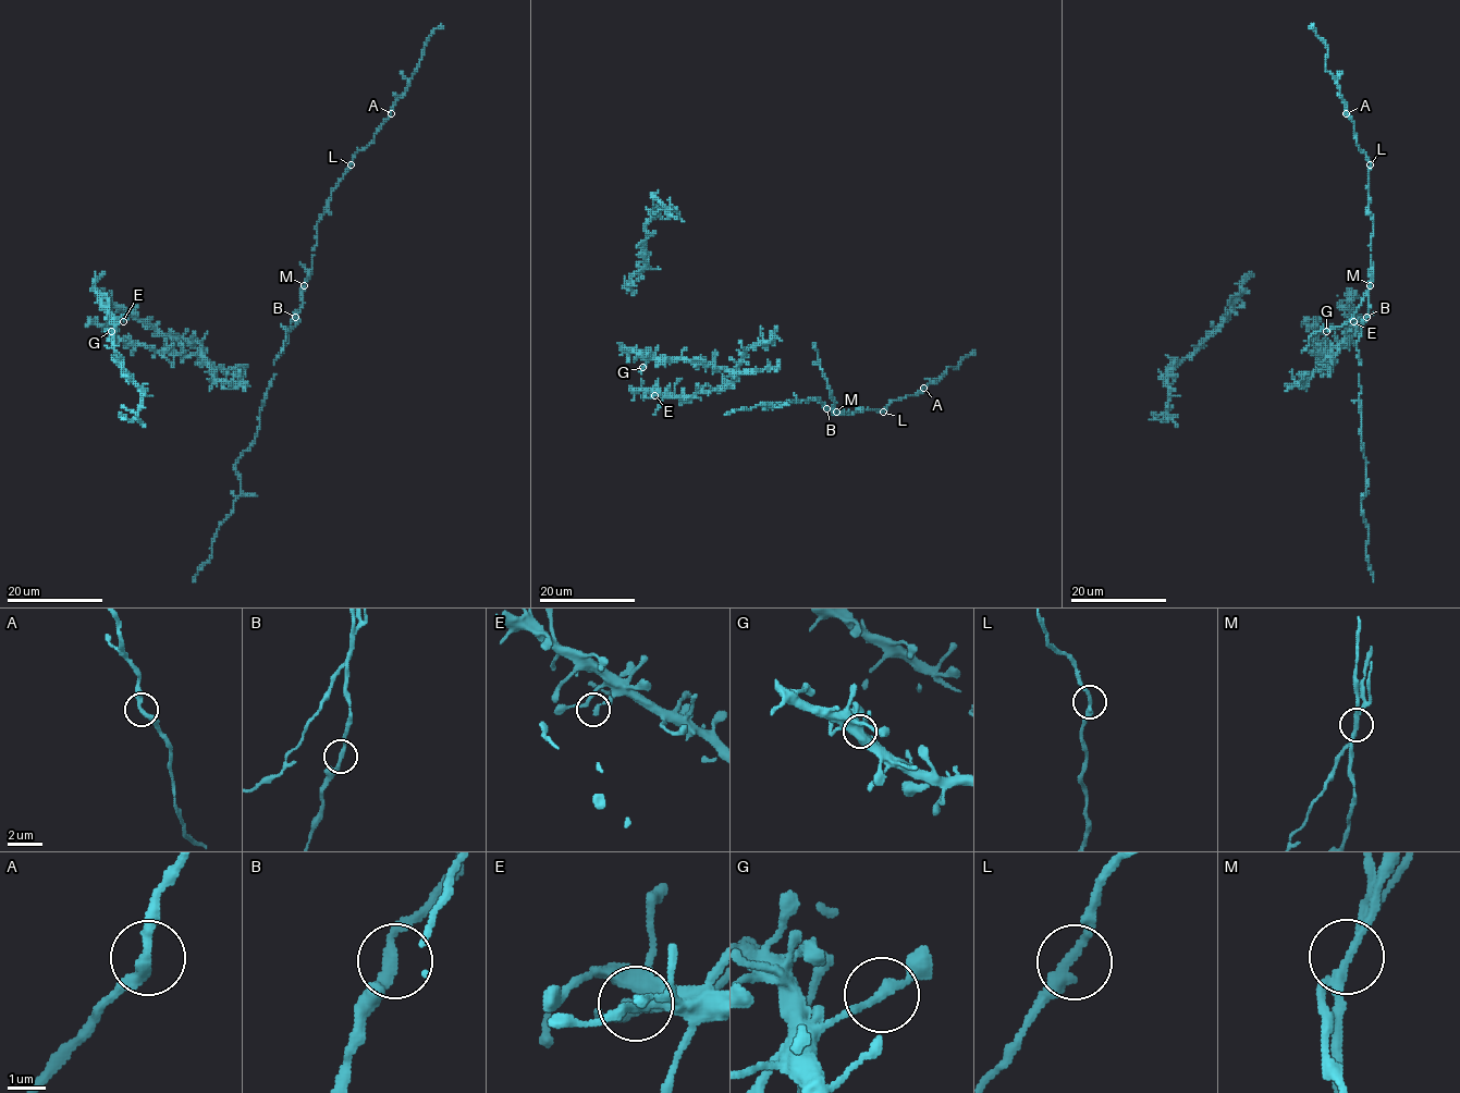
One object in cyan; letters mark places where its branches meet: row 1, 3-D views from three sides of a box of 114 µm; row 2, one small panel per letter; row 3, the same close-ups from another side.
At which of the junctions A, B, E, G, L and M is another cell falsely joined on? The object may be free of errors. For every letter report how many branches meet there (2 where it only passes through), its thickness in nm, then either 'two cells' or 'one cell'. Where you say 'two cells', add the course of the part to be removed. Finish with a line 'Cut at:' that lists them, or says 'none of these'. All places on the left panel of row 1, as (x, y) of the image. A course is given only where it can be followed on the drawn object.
A: 2 | 280 nm | one cell
B: 2 | 240 nm | one cell
E: 2 | 170 nm | one cell
G: 2 | 200 nm | one cell
L: 2 | 240 nm | one cell
M: 2 | 240 nm | two cells | (304, 285), (298, 320), (286, 332), (282, 352)
Cut at: M

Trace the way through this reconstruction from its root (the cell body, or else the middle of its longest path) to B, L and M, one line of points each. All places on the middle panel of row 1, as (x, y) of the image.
B: (813, 346), (818, 351), (829, 395), (835, 402), (835, 410), (826, 408)
L: (813, 346), (818, 351), (821, 368), (837, 412), (848, 412), (848, 415), (858, 409), (883, 412)
M: (813, 346), (818, 351), (821, 368), (836, 412)

